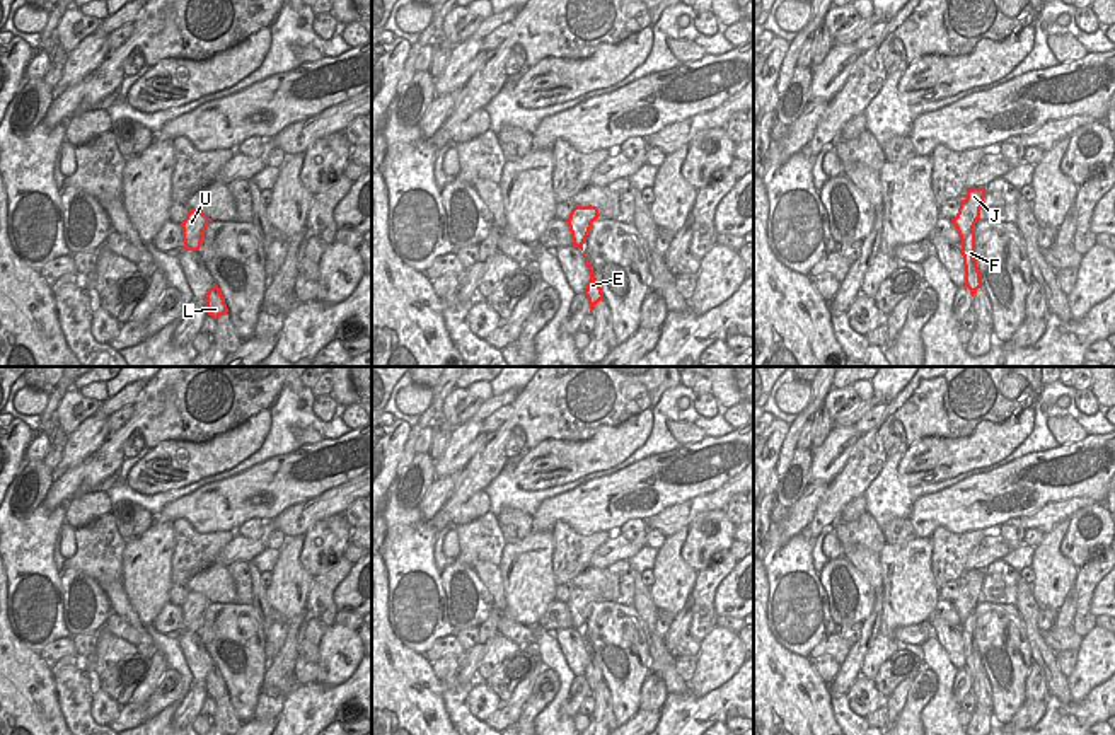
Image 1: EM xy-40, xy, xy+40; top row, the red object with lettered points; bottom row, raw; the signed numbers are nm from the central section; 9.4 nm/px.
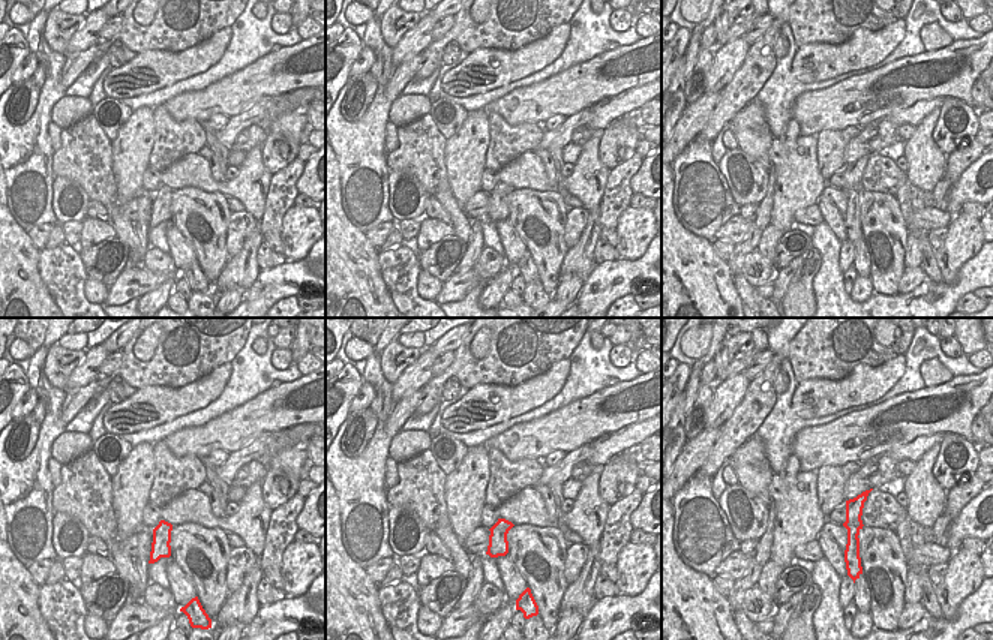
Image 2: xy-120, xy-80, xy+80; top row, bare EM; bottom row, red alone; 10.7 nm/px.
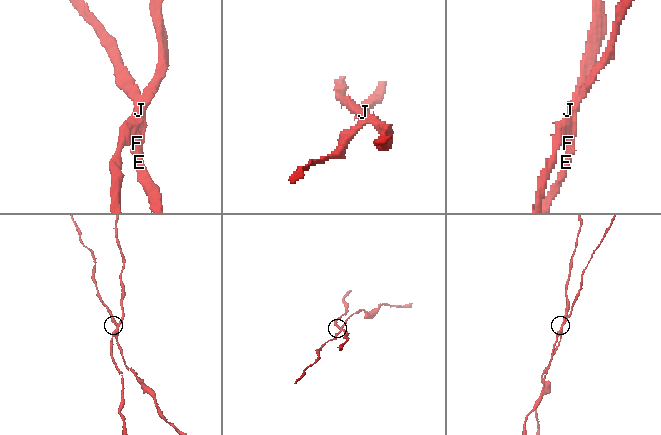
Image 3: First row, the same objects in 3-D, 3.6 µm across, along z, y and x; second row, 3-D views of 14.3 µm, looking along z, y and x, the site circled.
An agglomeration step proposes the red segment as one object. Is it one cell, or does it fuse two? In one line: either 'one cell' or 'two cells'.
two cells

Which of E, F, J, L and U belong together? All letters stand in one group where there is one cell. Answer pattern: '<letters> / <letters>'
E F L / J U

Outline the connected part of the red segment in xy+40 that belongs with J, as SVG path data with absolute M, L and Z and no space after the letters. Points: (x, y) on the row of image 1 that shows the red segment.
M972 188L962 200L956 217L951 220L960 240L965 242L970 230L980 220L980 208L985 196L985 188Z

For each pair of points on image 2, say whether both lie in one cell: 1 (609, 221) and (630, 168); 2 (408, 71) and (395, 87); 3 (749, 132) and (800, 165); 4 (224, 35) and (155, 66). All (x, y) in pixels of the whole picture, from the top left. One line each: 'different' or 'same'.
1: same
2: same
3: different
4: same

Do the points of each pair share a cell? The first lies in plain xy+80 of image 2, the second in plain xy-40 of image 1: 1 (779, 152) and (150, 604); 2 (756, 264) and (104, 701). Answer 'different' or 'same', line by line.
1: same
2: same

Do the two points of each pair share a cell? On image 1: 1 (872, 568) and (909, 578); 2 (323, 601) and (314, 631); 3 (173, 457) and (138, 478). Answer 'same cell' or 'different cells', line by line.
1: different cells
2: same cell
3: same cell

